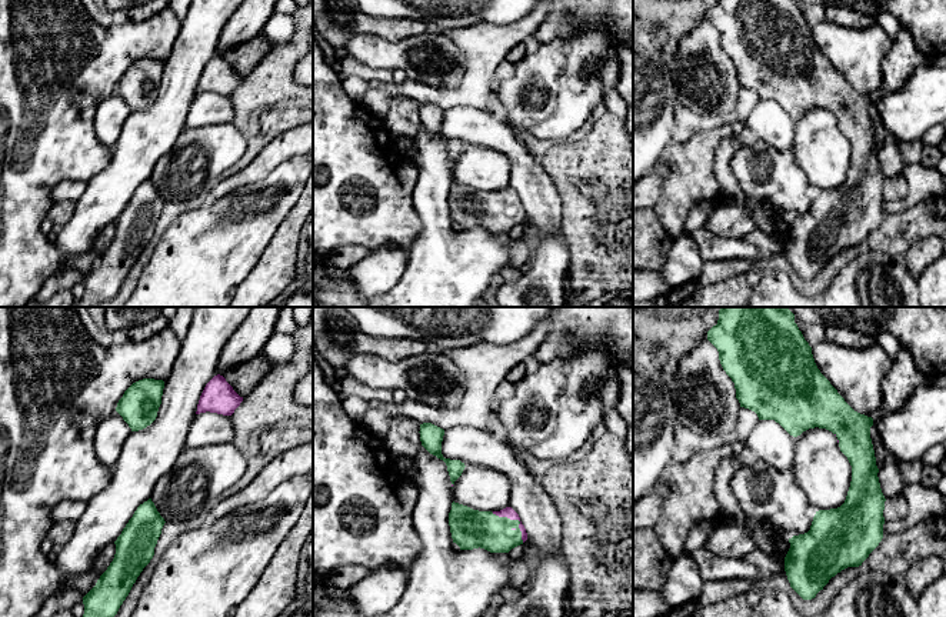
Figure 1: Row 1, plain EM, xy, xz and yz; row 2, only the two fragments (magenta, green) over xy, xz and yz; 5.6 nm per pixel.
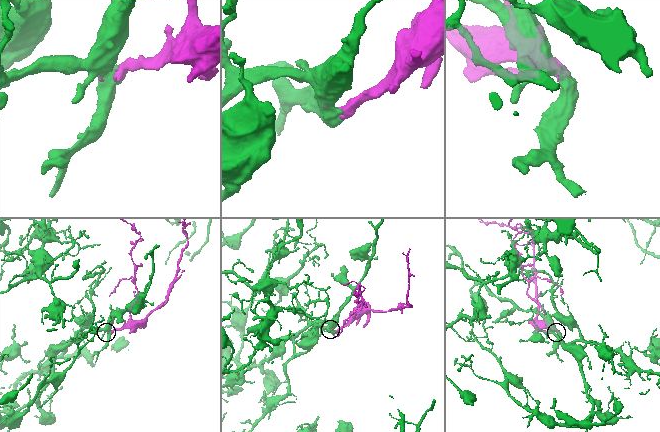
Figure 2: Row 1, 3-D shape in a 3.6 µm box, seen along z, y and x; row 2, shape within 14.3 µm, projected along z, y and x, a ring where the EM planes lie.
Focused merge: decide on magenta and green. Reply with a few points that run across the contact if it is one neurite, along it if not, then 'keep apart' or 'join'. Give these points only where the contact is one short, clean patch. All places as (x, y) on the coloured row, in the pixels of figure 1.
join

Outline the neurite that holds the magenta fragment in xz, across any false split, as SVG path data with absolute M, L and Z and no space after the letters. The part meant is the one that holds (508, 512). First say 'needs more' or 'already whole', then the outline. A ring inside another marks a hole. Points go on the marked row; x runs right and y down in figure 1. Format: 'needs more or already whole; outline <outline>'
needs more; outline M453 501L449 526L453 543L460 550L480 547L490 553L509 553L527 540L526 528L512 507L492 513Z

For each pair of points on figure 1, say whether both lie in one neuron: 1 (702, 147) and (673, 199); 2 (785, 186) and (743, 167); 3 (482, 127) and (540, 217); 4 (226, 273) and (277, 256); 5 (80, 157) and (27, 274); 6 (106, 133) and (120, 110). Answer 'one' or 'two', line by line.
1: one
2: one
3: one
4: two
5: one
6: one

